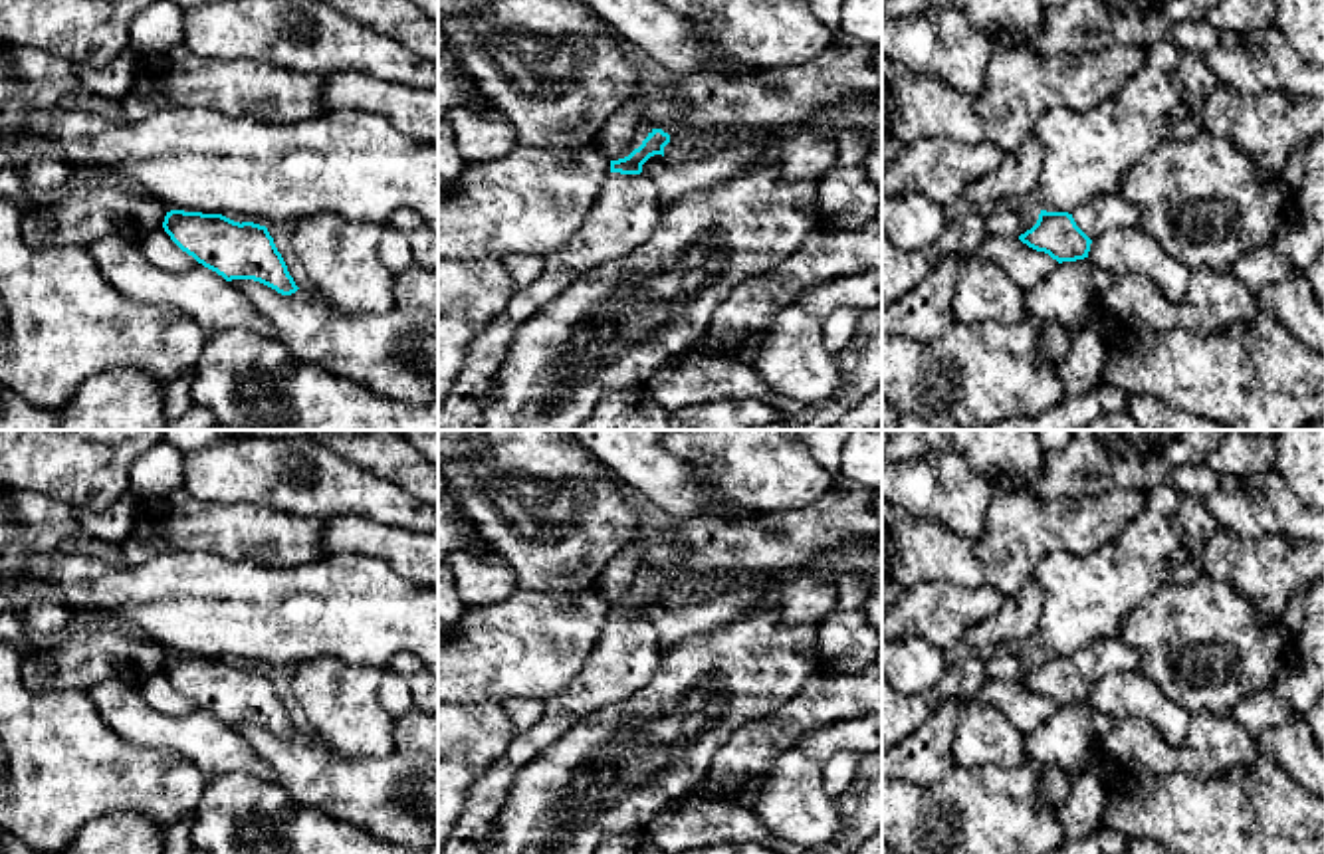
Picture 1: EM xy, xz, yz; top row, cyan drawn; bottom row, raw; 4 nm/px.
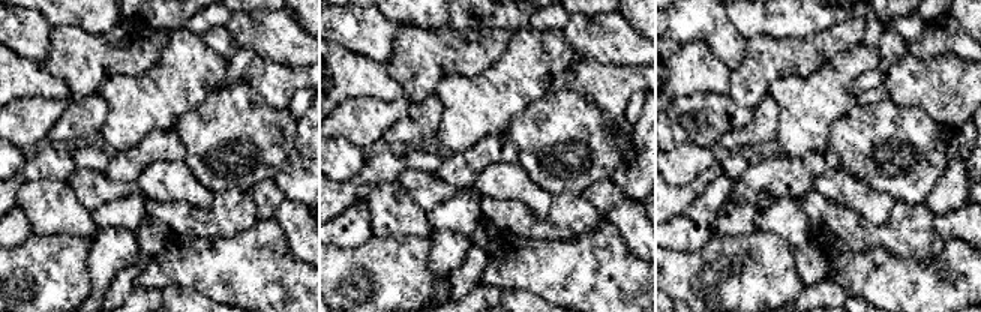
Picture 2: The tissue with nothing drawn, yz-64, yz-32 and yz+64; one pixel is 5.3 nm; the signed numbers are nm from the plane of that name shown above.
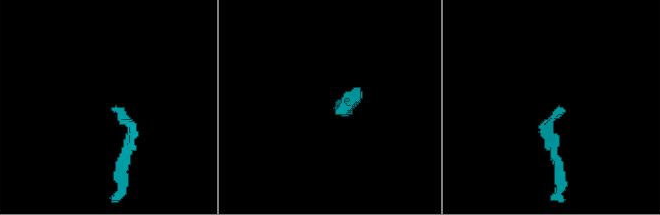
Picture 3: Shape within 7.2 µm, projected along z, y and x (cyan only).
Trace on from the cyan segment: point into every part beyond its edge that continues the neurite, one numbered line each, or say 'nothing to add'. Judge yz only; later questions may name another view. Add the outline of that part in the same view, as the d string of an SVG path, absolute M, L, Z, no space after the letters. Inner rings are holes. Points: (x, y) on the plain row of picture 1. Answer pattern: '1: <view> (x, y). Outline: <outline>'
1: yz (1110, 654). Outline: M1118 636L1102 638L1072 656L1076 670L1096 684L1112 672L1134 672L1140 666L1140 654Z

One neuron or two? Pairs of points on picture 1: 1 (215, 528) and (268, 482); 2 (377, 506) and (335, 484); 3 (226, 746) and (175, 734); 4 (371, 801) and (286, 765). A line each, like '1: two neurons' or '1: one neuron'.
1: two neurons
2: one neuron
3: one neuron
4: one neuron

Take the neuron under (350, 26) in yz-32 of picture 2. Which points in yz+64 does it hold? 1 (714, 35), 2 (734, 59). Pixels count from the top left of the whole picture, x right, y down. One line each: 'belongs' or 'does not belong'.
1: belongs
2: belongs

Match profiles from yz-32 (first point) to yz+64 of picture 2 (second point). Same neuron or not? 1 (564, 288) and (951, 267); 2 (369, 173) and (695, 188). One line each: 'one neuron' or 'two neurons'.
1: one neuron
2: one neuron

